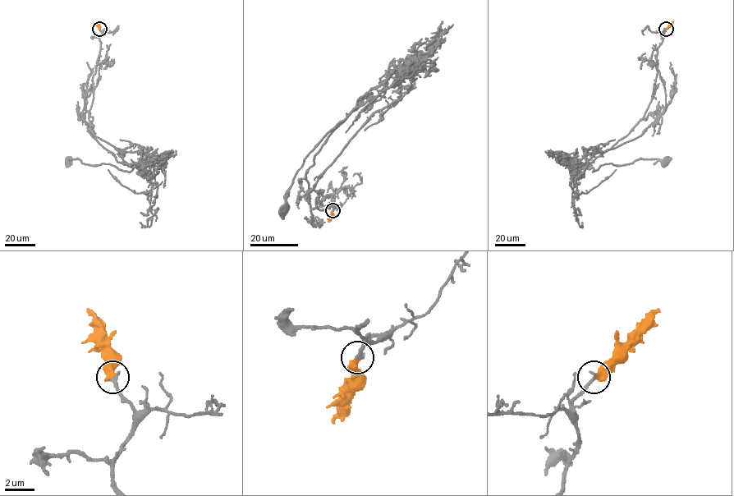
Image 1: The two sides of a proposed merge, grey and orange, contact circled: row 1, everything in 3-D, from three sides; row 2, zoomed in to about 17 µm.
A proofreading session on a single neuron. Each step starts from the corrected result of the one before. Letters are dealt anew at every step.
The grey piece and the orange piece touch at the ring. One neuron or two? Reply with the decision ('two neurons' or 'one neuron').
one neuron

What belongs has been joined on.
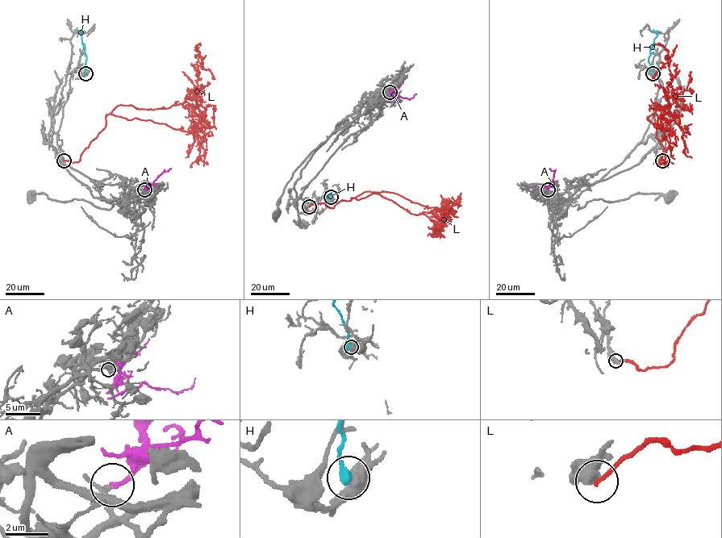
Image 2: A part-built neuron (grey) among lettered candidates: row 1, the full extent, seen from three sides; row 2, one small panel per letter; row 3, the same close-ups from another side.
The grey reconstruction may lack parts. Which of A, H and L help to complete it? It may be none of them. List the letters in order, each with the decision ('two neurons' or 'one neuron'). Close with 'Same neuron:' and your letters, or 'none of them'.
A: one neuron
H: two neurons
L: two neurons
Same neuron: A

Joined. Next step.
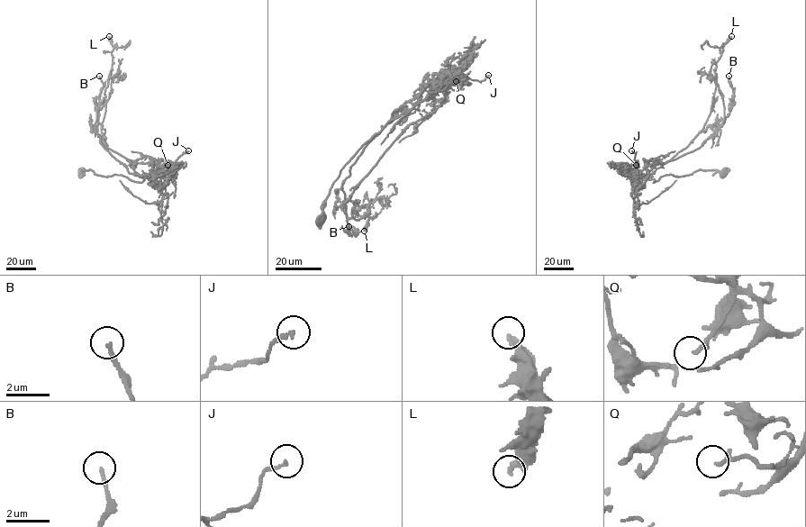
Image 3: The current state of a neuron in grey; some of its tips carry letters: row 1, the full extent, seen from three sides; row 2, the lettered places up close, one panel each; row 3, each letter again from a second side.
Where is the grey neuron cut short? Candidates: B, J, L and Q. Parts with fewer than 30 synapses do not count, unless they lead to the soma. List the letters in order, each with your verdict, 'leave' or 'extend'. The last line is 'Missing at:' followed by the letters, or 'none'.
B: extend
J: leave
L: leave
Q: leave
Missing at: B

